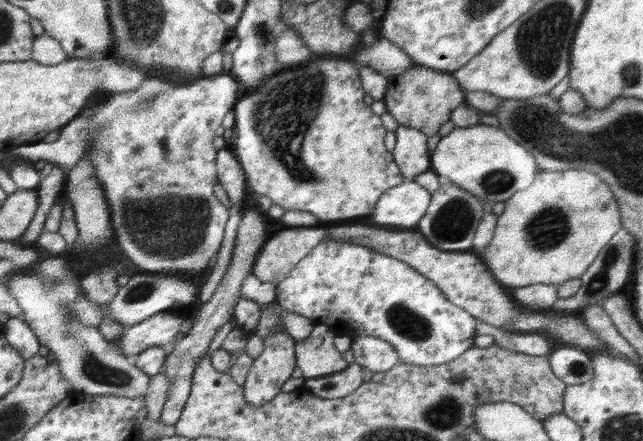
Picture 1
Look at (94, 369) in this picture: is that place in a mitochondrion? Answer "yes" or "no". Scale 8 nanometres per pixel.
yes

